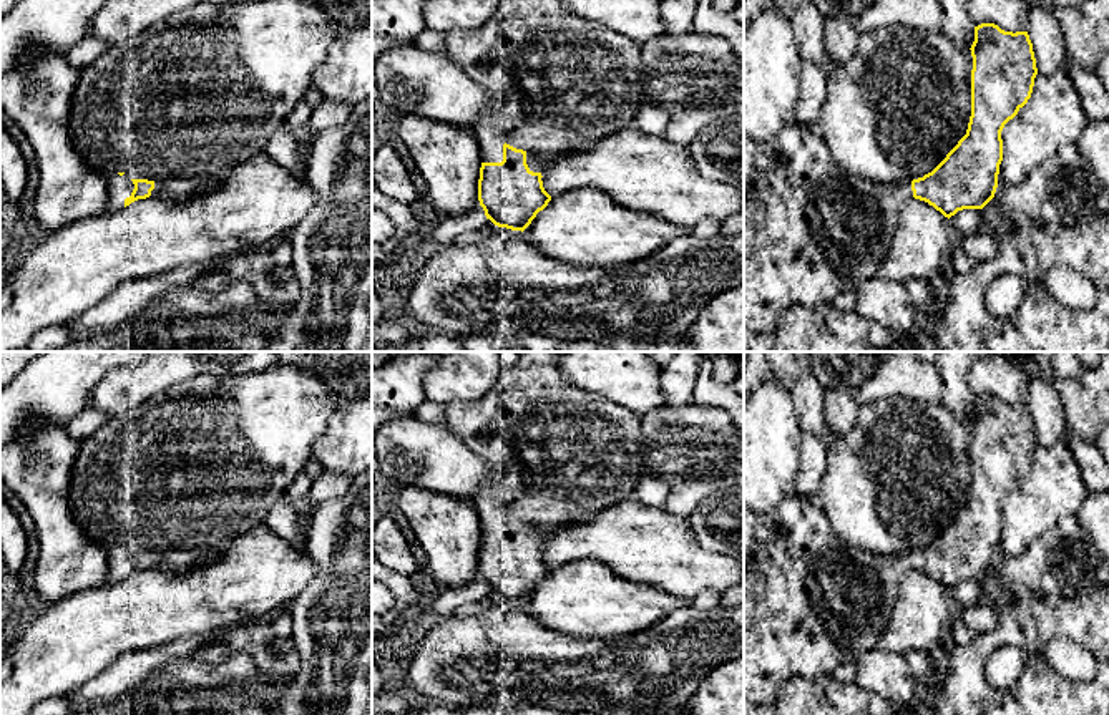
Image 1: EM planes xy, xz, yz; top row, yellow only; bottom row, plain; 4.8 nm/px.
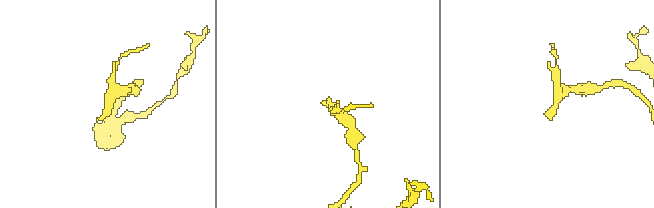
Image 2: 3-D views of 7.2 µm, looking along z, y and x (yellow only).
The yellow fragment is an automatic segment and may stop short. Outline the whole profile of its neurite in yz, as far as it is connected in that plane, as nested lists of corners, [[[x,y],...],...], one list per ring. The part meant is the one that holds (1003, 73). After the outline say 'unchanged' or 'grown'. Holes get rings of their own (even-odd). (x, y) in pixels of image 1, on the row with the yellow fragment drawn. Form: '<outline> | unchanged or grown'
[[[994,23],[975,27],[975,41],[970,50],[973,56],[971,116],[966,134],[923,178],[882,184],[847,174],[833,161],[817,128],[795,121],[789,121],[774,139],[757,144],[757,178],[754,189],[744,197],[744,352],[750,352],[752,337],[775,332],[785,309],[832,304],[838,294],[855,292],[863,280],[875,277],[887,257],[900,212],[910,199],[925,201],[950,219],[963,209],[983,209],[994,197],[1003,161],[1001,131],[1031,98],[1038,75],[1036,58],[1028,32],[1004,32]]] | grown

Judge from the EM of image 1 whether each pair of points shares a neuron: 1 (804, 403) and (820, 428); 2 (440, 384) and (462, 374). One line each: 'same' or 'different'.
1: same
2: same

